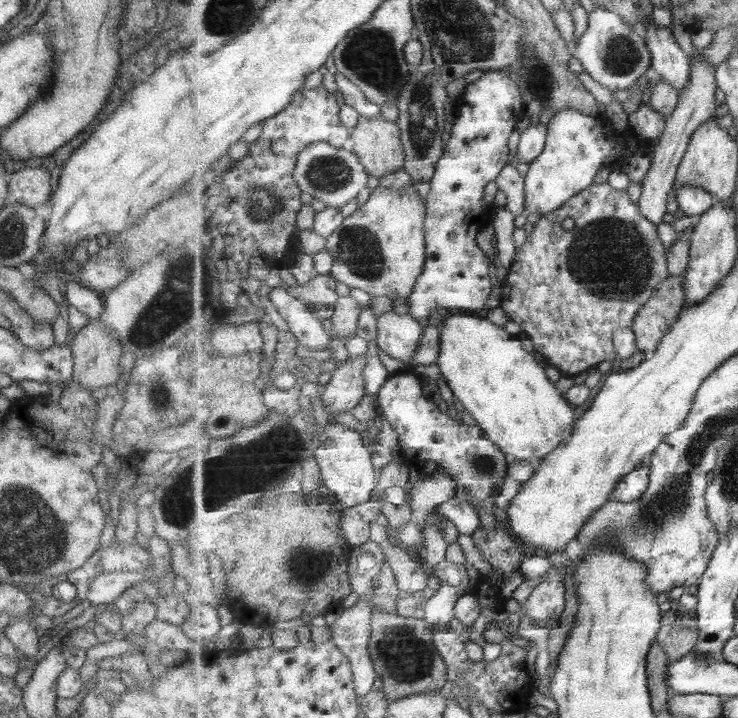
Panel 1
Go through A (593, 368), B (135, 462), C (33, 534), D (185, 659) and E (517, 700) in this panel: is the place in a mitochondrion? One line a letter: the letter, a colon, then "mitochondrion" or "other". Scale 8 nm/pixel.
A: other
B: other
C: mitochondrion
D: other
E: other

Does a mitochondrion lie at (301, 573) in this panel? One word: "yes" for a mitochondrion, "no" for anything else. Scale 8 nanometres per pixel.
yes

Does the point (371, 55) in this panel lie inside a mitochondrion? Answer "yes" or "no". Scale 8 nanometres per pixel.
yes

